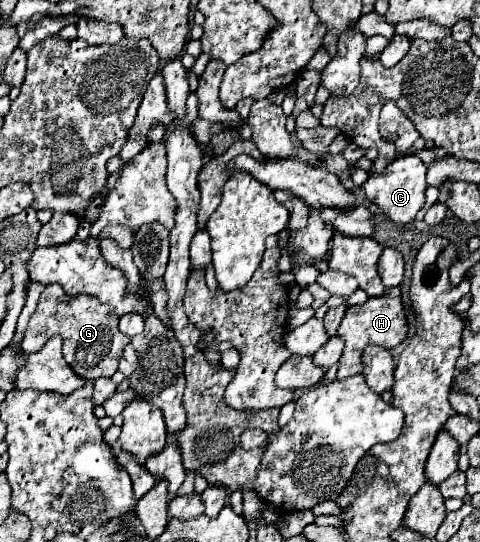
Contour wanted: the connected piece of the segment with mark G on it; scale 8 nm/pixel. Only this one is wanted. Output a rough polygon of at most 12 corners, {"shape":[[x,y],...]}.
{"shape":[[47,285],[23,353],[61,333],[83,379],[111,377],[123,347],[119,317],[93,295]]}

